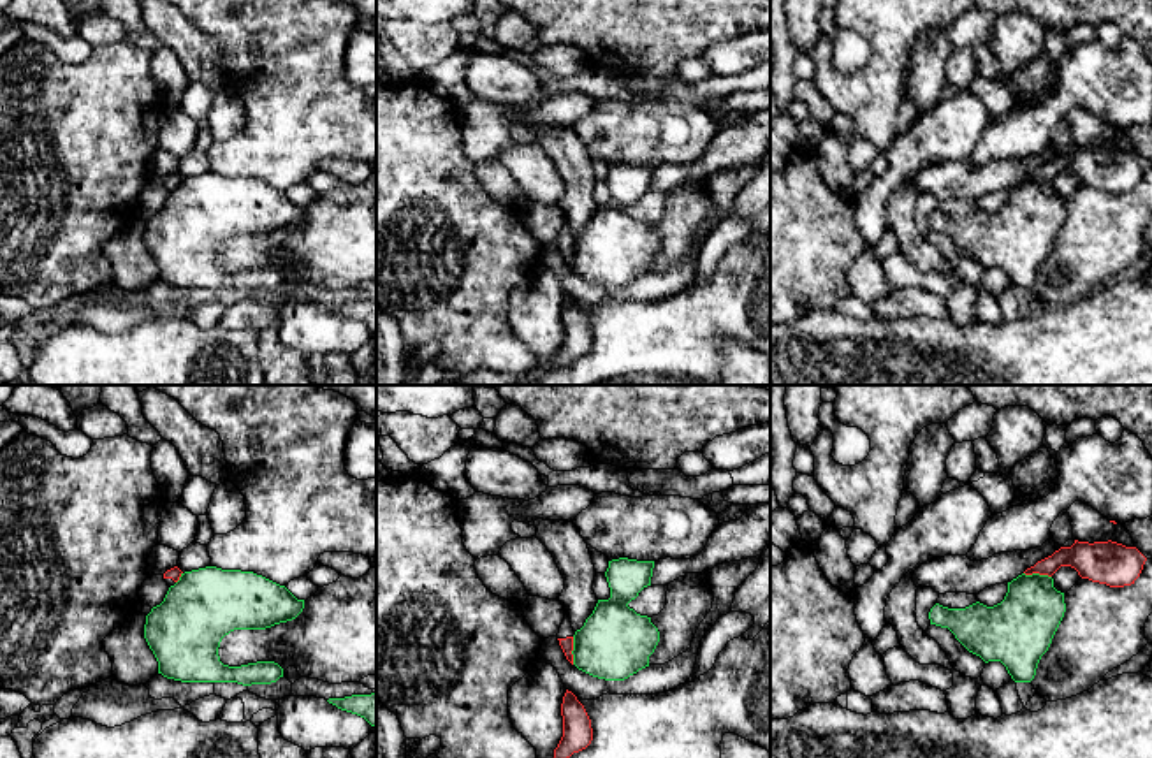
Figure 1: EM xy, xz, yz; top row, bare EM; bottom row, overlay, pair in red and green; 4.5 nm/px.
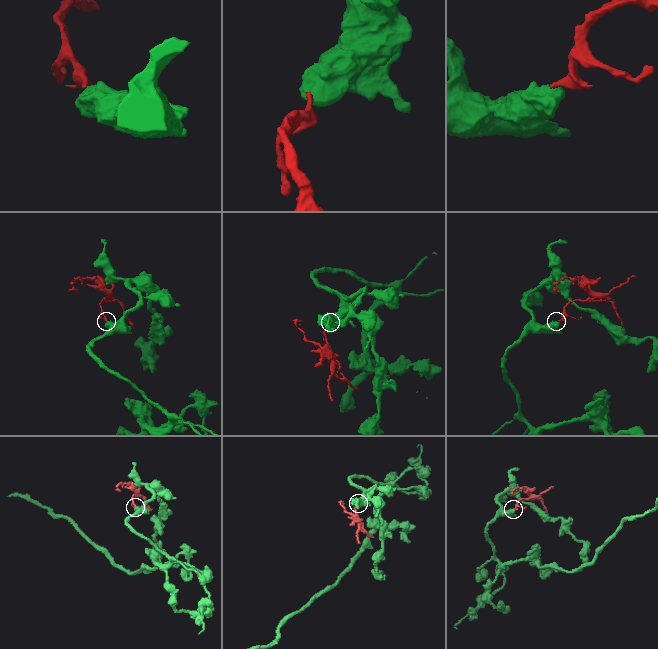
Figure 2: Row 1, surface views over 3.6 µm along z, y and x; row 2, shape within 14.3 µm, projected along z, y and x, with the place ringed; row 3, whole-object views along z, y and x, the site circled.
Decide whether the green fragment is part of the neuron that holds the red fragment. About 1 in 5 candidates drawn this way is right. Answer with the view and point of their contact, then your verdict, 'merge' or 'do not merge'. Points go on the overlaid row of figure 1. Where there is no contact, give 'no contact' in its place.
xz (572, 649) | do not merge

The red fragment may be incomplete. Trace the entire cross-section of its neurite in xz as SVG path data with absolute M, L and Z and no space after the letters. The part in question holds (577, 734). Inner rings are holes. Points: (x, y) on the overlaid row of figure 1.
M566 689L561 703L563 737L554 749L554 758L570 758L586 749L593 740L591 719L577 696Z

